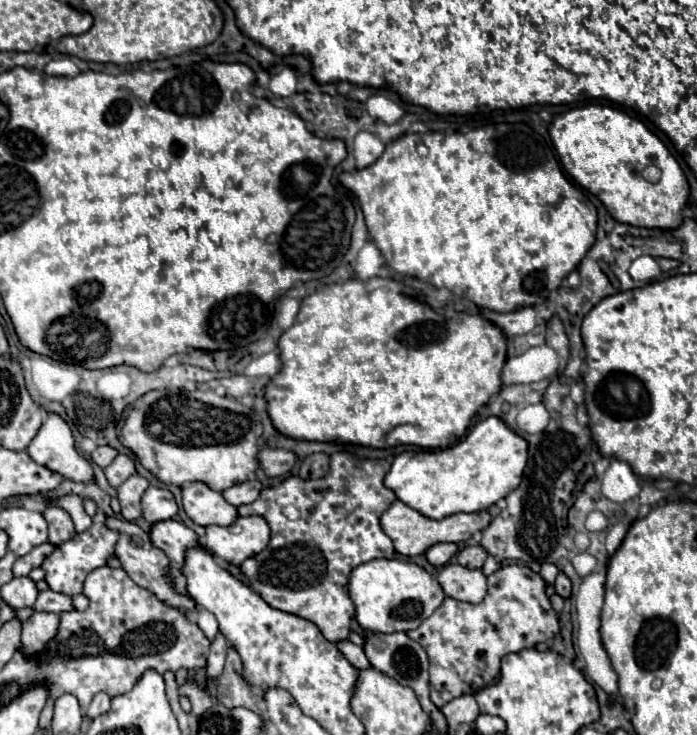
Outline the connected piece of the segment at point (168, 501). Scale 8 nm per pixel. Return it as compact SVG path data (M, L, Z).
M152 486L146 490L146 496L142 496L142 510L144 510L144 518L152 524L158 520L174 518L178 512L178 504L170 490Z

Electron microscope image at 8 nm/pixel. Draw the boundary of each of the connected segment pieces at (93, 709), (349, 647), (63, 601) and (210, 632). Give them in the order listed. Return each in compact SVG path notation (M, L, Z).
M98 692L94 696L94 700L90 702L90 706L86 710L86 716L94 718L94 716L100 716L100 714L106 714L108 708L110 708L110 696L106 692Z
M340 640L340 642L336 642L336 648L344 654L344 658L346 658L352 666L356 666L356 668L370 668L370 662L366 660L362 648L356 646L356 644L352 644L350 640Z
M44 590L38 594L38 600L34 604L34 610L44 610L44 612L68 612L74 610L72 598L54 590Z
M196 612L194 620L196 620L196 624L200 626L200 630L202 630L210 640L216 636L216 632L218 632L218 622L216 622L216 618L214 618L212 612Z

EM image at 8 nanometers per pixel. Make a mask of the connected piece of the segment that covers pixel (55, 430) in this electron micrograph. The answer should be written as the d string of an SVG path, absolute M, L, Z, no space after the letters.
M48 412L46 422L38 428L26 450L36 464L58 472L64 478L88 482L94 476L90 462L76 450L72 428L56 412Z

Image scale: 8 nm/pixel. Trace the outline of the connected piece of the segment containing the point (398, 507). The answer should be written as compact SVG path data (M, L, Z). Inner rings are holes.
M396 500L384 514L382 514L382 530L390 536L390 540L394 542L394 550L402 556L418 556L418 554L424 554L430 546L438 544L438 542L466 542L472 538L472 534L476 532L476 524L478 524L478 530L484 530L488 524L492 522L492 516L488 512L474 512L474 514L464 514L464 512L458 512L458 514L452 514L452 516L446 516L442 520L432 520L424 514L420 514L418 510L410 508L408 504Z

